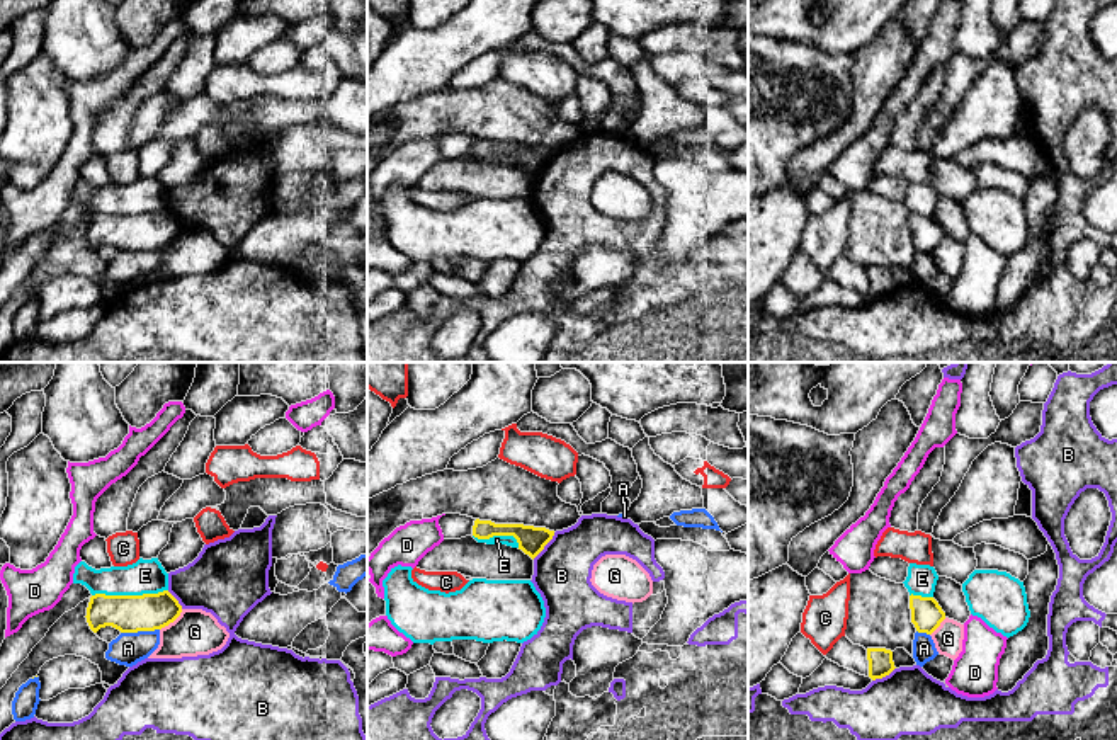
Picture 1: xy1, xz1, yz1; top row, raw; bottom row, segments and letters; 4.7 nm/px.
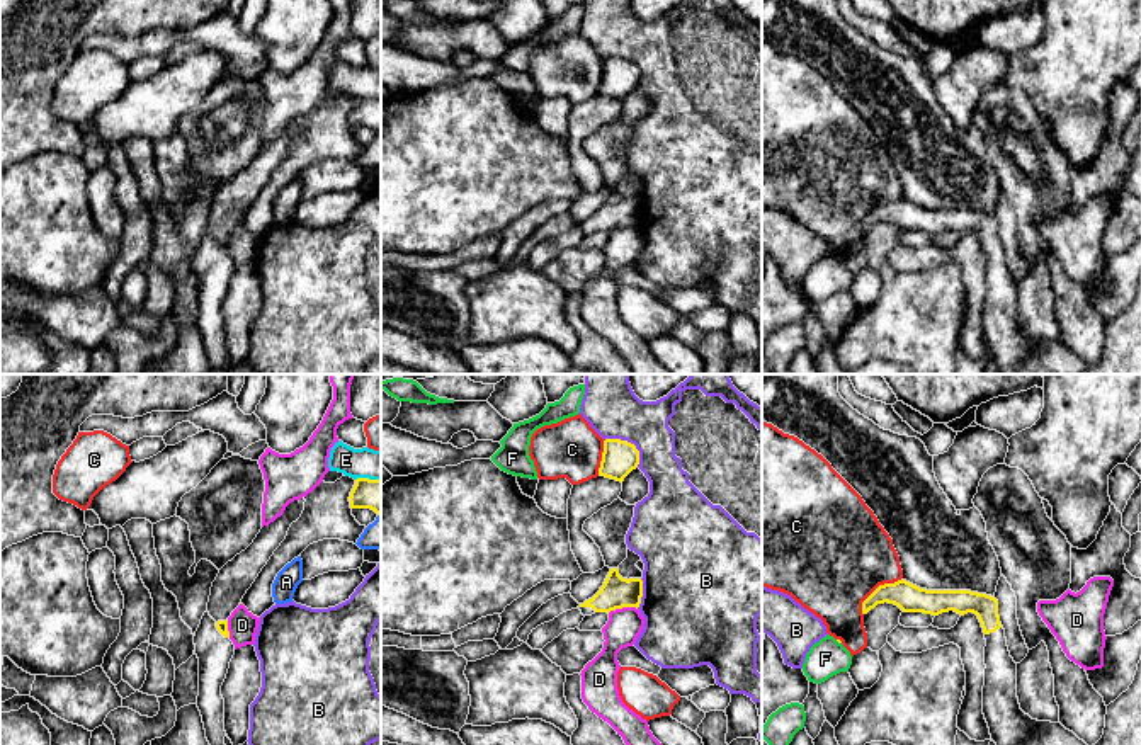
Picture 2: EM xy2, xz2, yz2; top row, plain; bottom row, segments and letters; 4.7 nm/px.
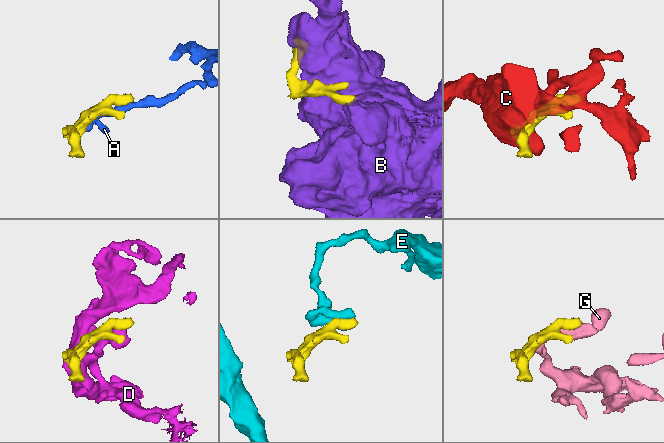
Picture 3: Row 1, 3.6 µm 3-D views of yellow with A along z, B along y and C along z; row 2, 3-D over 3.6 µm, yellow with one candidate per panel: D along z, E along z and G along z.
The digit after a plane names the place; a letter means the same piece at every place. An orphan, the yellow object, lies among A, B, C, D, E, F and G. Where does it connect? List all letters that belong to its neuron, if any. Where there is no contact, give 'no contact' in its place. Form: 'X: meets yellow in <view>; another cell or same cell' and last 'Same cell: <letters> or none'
A: meets yellow in xy1; another cell
B: meets yellow in xz2; another cell
C: meets yellow in yz2; another cell
D: meets yellow in xz2; another cell
E: meets yellow in xy1; another cell
F: meets yellow in yz2; another cell
G: meets yellow in xy1; another cell
Same cell: none

